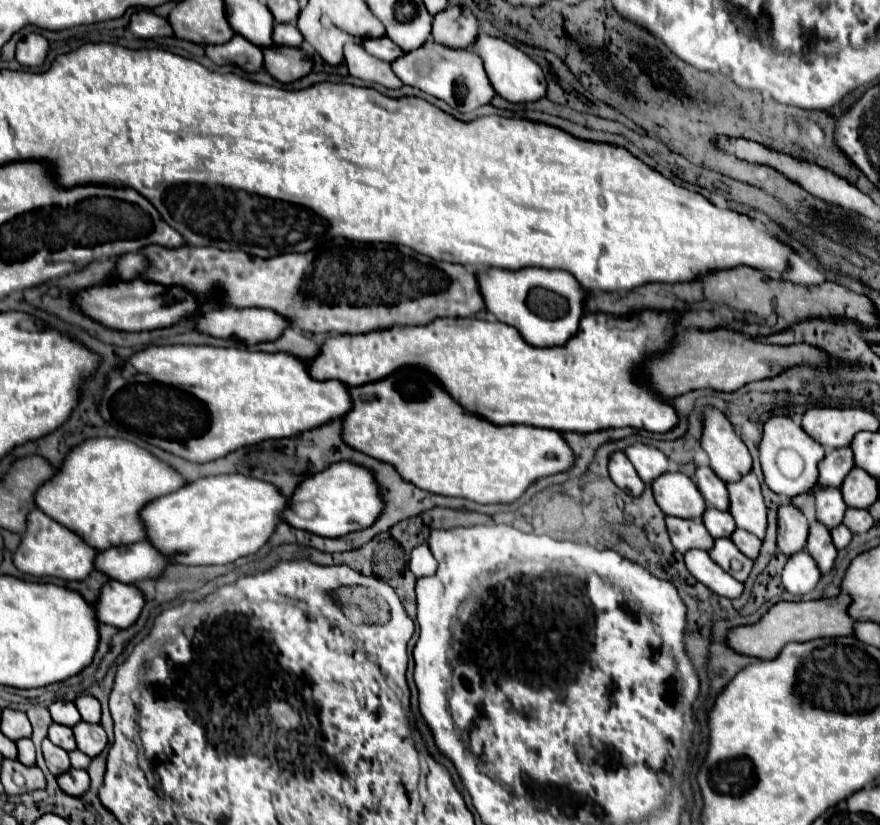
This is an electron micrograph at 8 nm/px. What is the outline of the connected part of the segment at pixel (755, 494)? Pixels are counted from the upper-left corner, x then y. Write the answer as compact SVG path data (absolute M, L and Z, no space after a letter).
M753 472L743 476L739 482L727 484L729 500L731 500L731 516L735 518L737 528L755 534L757 538L765 538L767 528L767 508L761 494L761 484Z

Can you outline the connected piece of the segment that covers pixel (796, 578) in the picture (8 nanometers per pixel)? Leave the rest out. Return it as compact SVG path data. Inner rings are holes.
M803 550L791 556L783 568L783 586L793 596L803 596L811 592L821 578L821 572L813 558Z

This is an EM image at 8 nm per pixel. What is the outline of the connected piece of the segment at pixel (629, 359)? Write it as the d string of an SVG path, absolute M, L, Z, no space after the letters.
M589 312L581 318L579 330L563 346L553 348L533 348L525 338L503 322L487 322L479 318L439 318L427 326L411 328L389 328L369 332L365 336L337 336L325 340L321 346L321 356L317 356L309 370L317 380L341 380L347 386L367 384L389 376L393 370L409 364L427 368L433 376L445 384L447 392L463 404L465 408L479 412L493 424L529 424L539 428L551 428L559 432L595 432L605 428L643 428L647 432L669 432L677 426L679 414L675 406L667 400L661 400L637 384L633 376L637 364L653 352L665 352L673 344L677 326L677 316L673 312L633 312L633 316L613 316L607 312Z

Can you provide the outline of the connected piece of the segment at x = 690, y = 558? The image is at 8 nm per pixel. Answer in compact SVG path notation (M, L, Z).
M693 550L693 552L685 552L685 564L689 568L689 572L703 582L709 590L713 590L719 596L725 598L737 598L743 592L743 584L733 580L733 576L729 576L723 568L719 568L717 564L713 564L713 560L709 558L709 554L705 550Z

